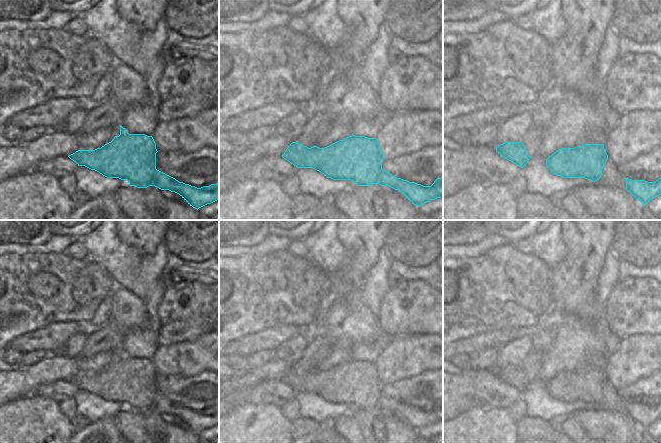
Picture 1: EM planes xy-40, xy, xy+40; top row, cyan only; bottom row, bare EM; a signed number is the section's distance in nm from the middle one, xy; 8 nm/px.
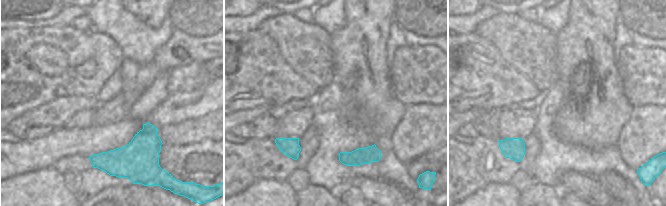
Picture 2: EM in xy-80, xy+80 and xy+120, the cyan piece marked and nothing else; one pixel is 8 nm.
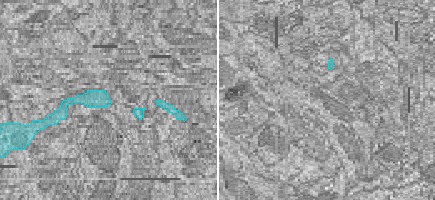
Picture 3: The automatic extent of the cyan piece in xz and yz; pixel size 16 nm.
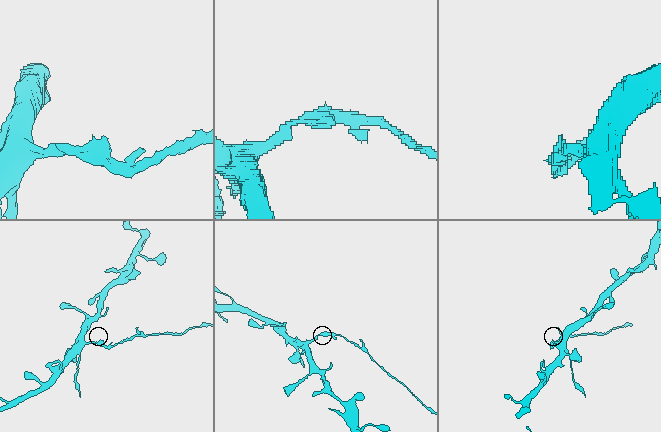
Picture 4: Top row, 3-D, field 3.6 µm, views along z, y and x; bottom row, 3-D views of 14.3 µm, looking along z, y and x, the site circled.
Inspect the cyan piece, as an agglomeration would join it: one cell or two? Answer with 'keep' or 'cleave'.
cleave

